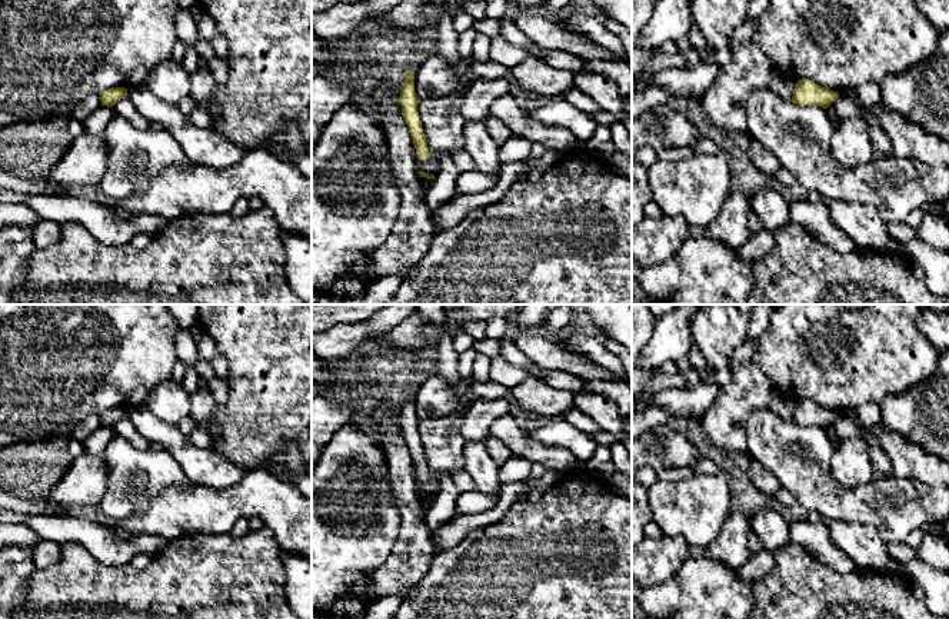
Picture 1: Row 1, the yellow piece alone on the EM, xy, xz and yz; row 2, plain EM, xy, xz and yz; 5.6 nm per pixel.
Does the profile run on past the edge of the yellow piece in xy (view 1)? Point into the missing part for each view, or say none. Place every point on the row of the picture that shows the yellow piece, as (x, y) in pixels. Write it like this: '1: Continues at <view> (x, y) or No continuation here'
1: No continuation here

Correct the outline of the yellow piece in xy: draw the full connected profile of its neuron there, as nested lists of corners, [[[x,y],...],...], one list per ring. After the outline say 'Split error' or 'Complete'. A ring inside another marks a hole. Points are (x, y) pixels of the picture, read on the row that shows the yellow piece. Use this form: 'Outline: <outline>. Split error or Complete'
Outline: [[[116,87],[100,93],[101,106],[113,107],[120,99],[127,96],[127,89]]]. Complete

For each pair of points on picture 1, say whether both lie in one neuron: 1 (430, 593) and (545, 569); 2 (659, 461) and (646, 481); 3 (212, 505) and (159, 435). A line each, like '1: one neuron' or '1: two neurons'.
1: one neuron
2: two neurons
3: two neurons

